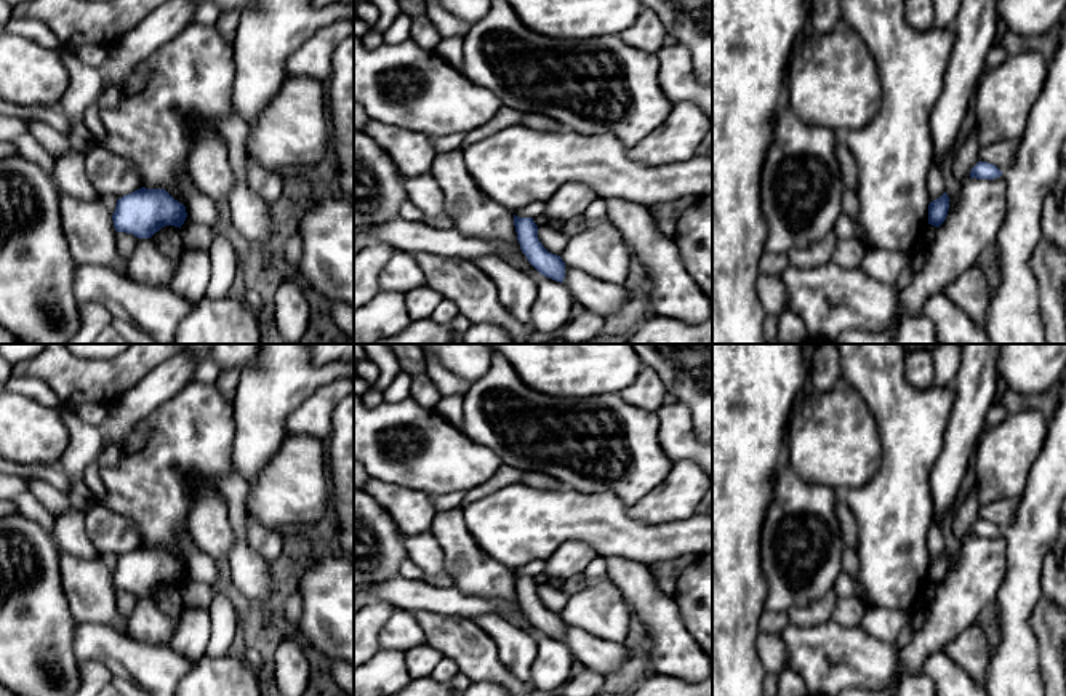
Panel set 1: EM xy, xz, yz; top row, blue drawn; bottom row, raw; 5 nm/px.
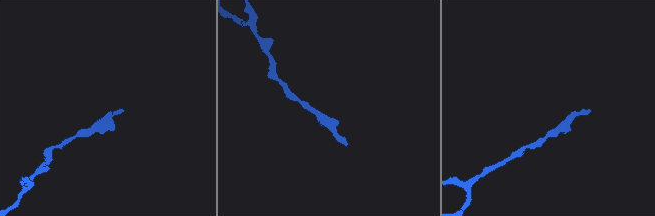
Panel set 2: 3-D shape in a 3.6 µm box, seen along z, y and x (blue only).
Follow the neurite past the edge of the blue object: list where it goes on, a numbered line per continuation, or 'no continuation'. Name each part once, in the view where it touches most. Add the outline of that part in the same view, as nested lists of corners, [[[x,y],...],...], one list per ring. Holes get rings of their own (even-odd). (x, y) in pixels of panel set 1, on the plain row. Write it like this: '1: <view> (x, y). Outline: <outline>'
no continuation

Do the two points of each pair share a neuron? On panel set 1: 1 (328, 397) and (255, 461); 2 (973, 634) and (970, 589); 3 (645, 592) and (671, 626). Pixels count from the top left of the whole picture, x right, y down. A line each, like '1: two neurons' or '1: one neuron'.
1: two neurons
2: two neurons
3: one neuron

